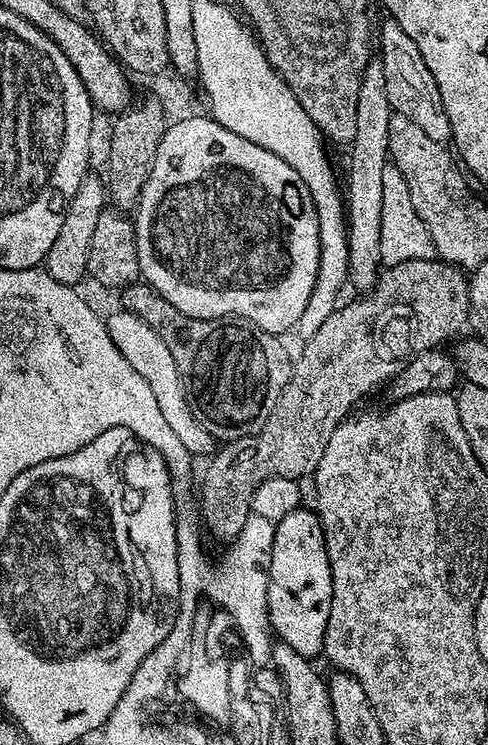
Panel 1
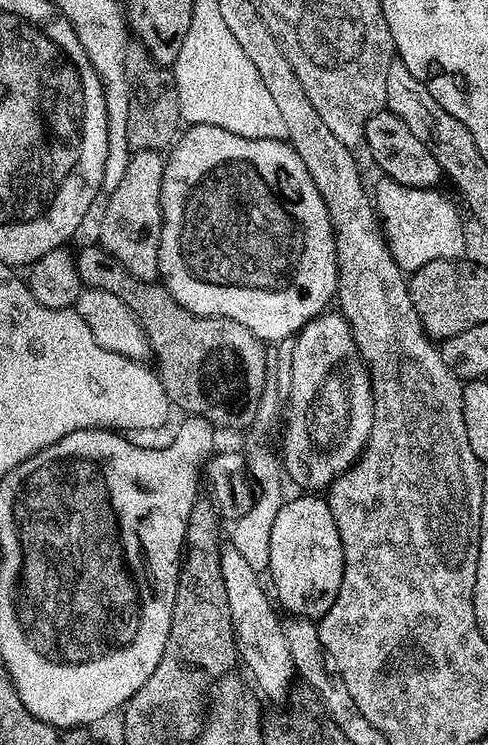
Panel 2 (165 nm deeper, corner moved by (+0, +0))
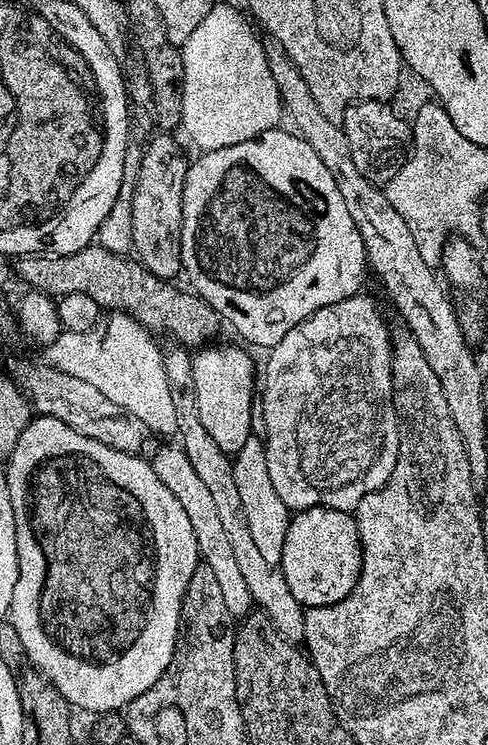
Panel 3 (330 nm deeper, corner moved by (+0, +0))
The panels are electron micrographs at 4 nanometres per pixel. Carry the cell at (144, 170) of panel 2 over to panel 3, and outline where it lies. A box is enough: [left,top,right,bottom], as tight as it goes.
[132,134,190,281]

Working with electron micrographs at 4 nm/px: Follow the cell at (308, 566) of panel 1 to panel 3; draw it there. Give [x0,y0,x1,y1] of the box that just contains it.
[278,508,360,609]

